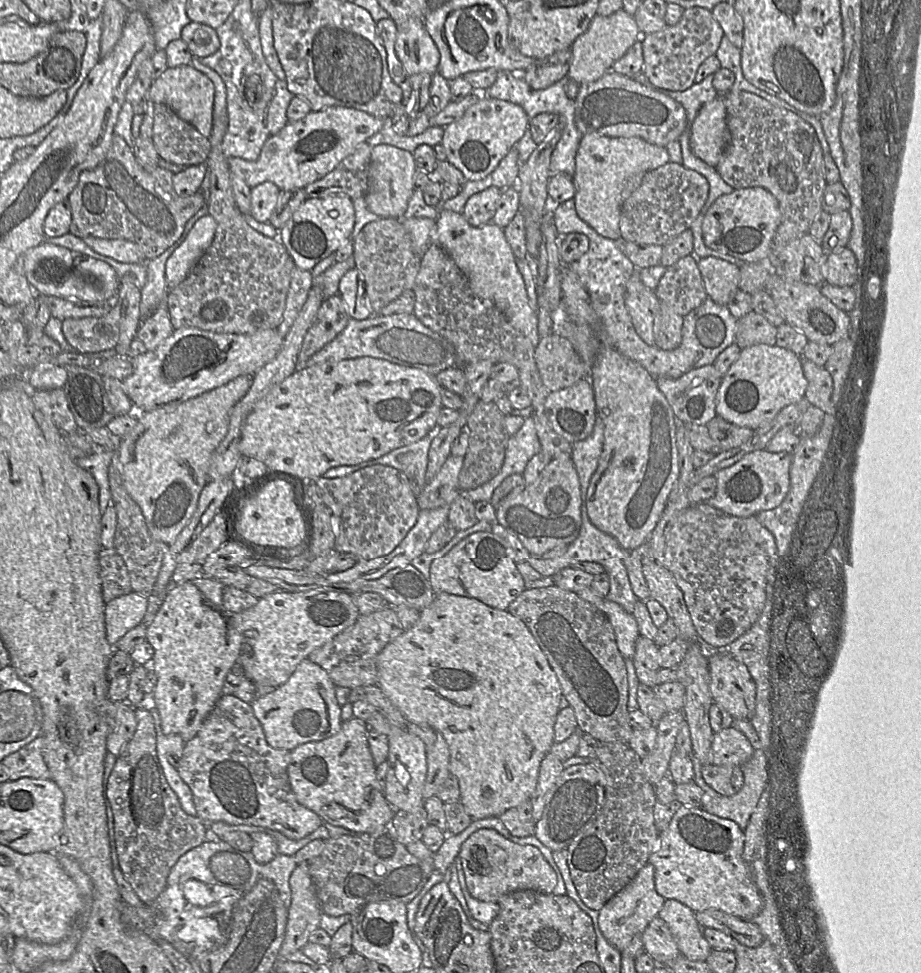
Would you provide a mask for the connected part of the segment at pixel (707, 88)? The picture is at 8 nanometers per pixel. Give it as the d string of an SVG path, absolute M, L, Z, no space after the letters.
M713 75L695 82L690 88L682 91L663 91L672 99L680 103L686 110L689 124L696 117L699 109L707 102L715 99L719 94L712 83Z

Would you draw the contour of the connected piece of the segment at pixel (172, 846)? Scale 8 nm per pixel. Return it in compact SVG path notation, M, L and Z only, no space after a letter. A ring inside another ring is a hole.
M135 709L137 727L134 735L117 756L105 782L105 797L113 815L113 841L119 868L124 878L144 904L153 903L164 890L171 868L192 848L210 837L208 824L198 816L187 814L169 786L156 751L156 732L153 717L148 710Z

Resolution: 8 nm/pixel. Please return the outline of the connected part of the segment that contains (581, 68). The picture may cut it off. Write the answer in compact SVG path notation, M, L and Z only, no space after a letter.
M624 9L609 16L595 15L588 29L570 46L571 59L567 77L585 84L601 78L612 65L642 36L634 16Z

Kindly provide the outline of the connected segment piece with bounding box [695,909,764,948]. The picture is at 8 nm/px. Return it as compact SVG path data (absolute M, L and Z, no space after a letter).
M713 909L695 912L695 918L702 928L722 931L747 947L756 948L764 941L762 932L750 920Z

